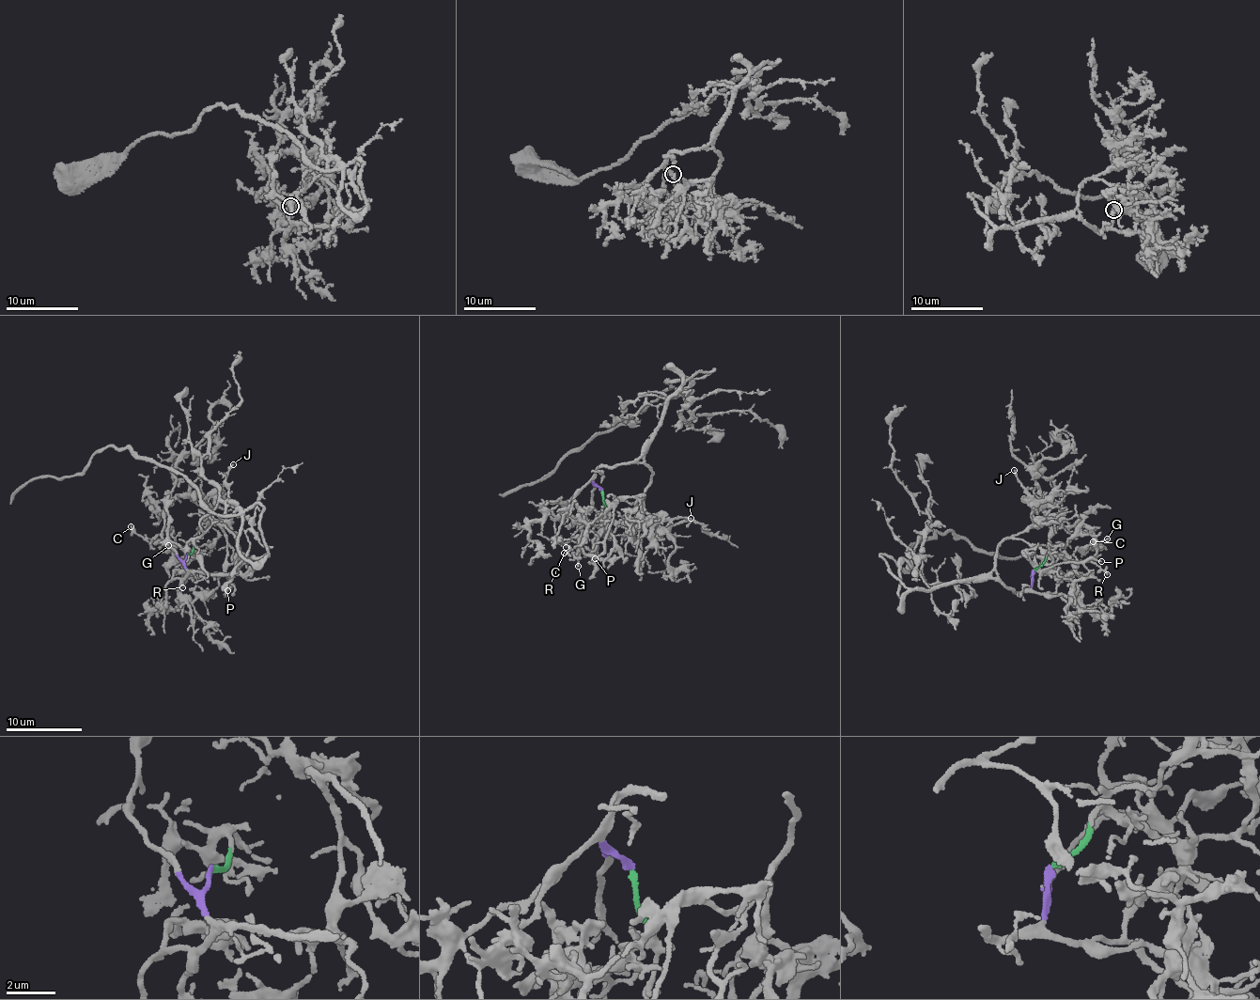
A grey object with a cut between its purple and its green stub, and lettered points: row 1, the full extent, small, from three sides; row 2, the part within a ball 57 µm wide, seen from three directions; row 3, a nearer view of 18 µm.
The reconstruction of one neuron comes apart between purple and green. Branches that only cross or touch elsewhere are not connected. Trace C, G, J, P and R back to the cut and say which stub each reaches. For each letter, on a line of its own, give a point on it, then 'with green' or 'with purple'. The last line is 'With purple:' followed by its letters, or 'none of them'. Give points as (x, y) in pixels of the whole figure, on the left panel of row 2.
C: place (131, 526); with green
G: place (168, 545); with green
J: place (233, 464); with purple
P: place (227, 590); with purple
R: place (182, 587); with green
With purple: J, P

